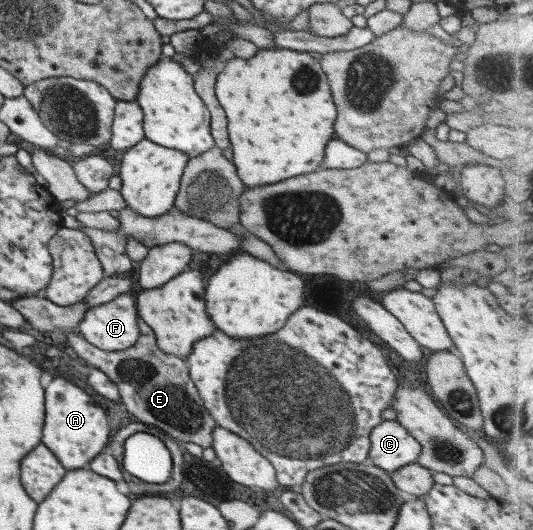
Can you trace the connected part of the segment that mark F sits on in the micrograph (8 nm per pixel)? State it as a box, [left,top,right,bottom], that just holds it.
[78,292,139,352]

